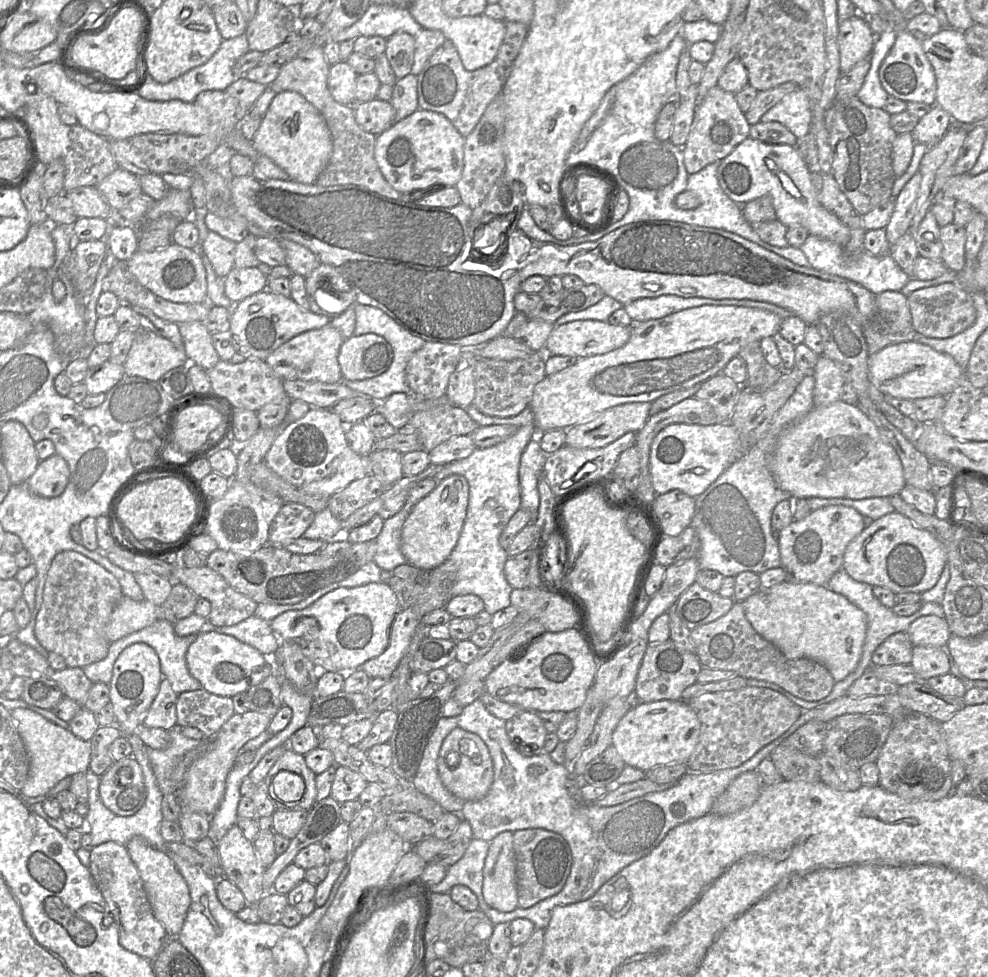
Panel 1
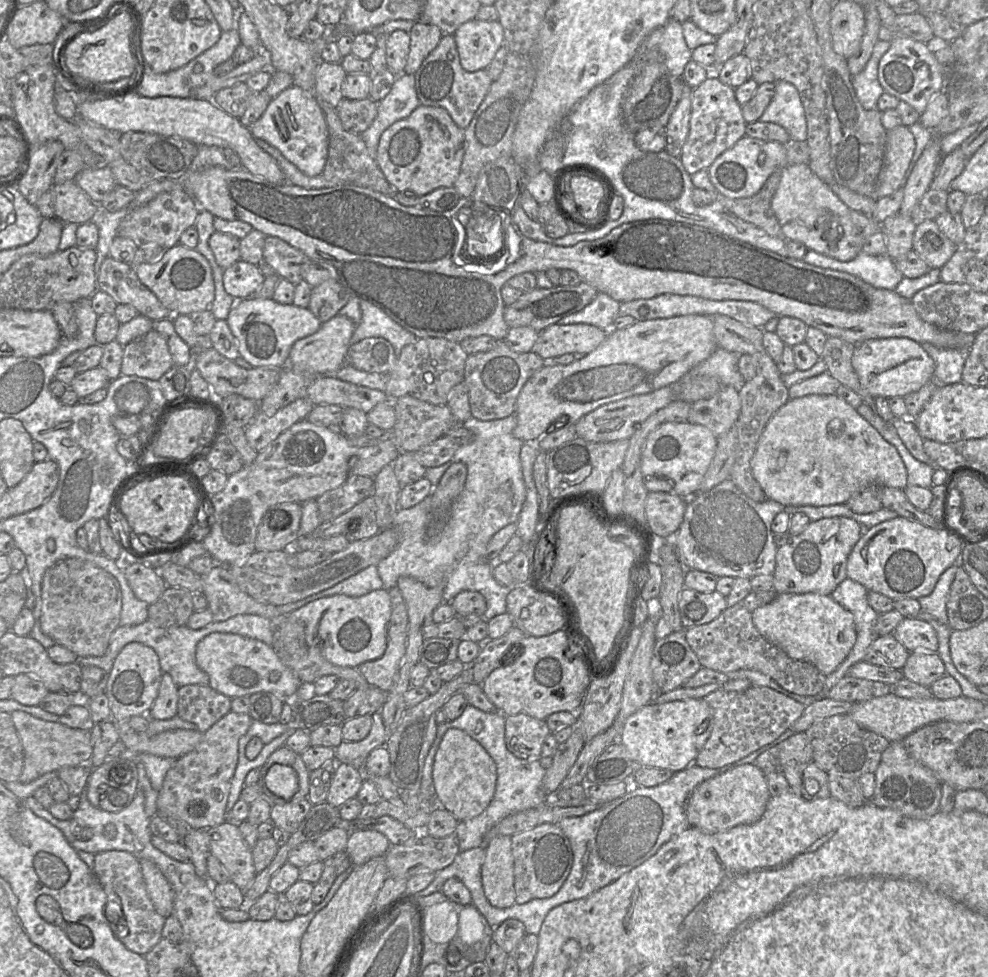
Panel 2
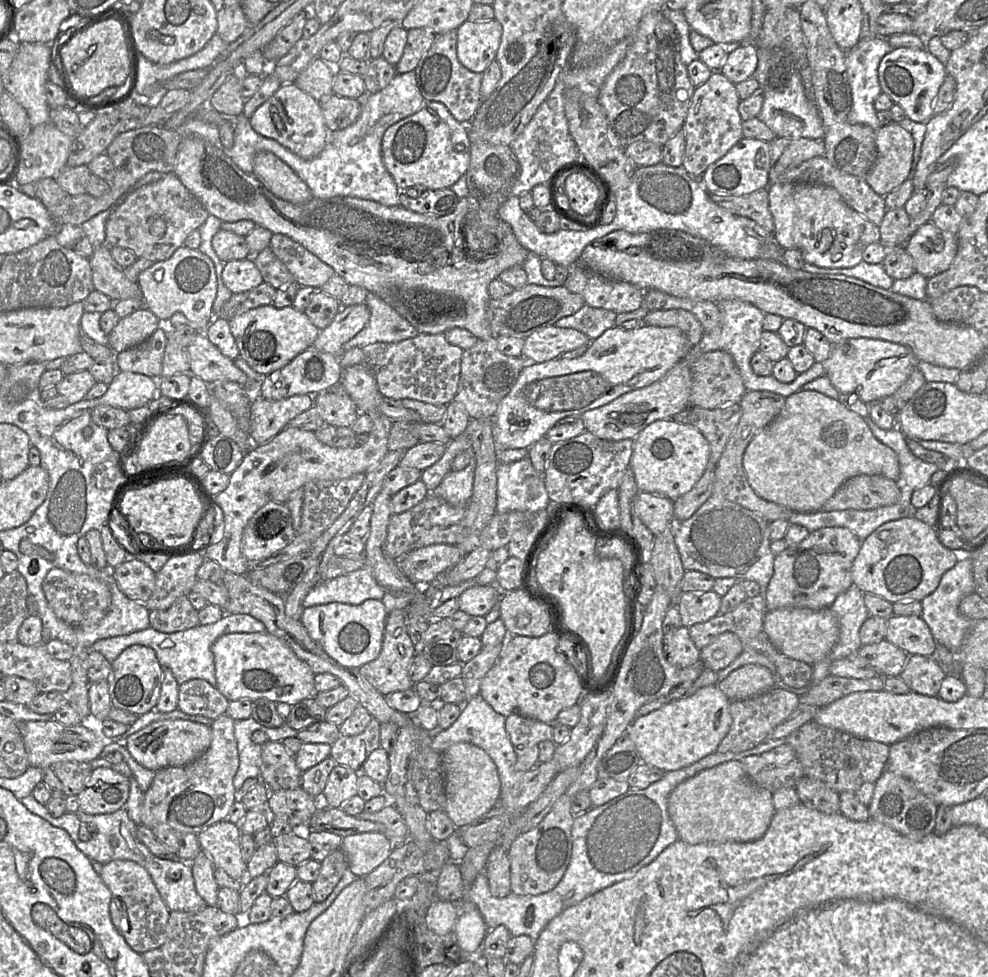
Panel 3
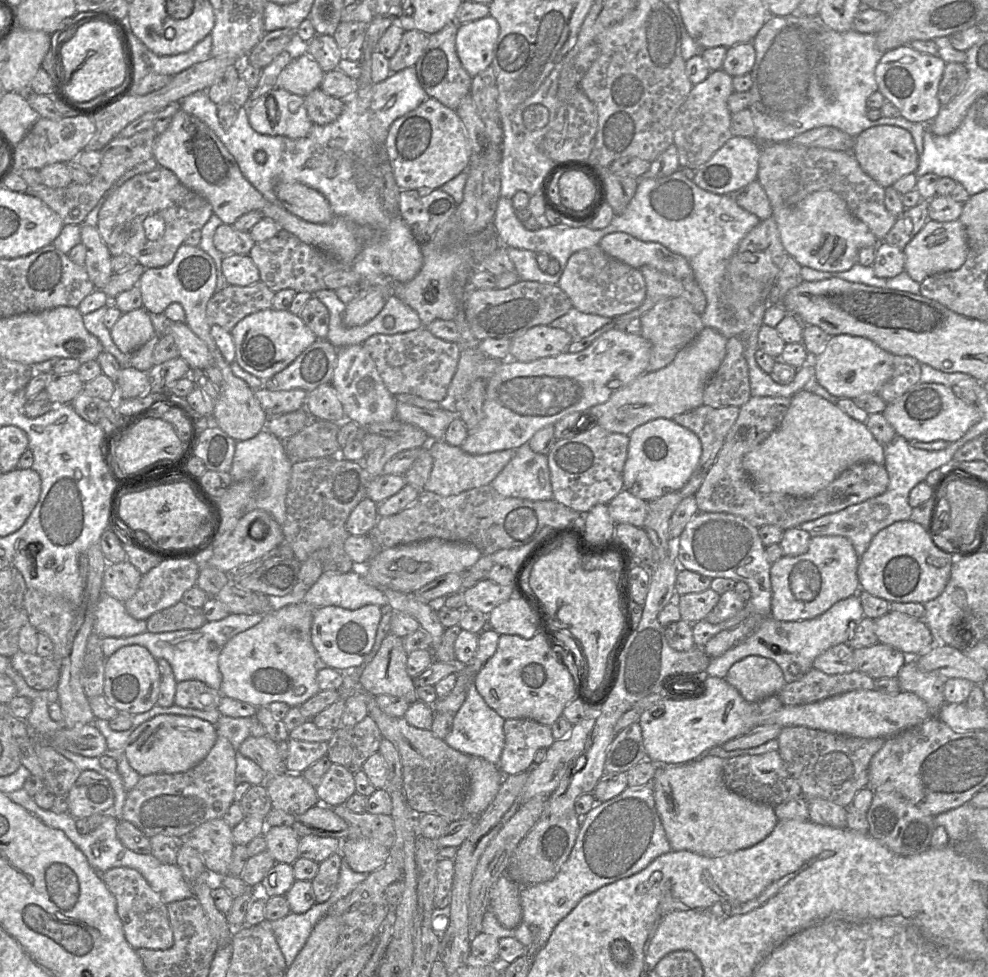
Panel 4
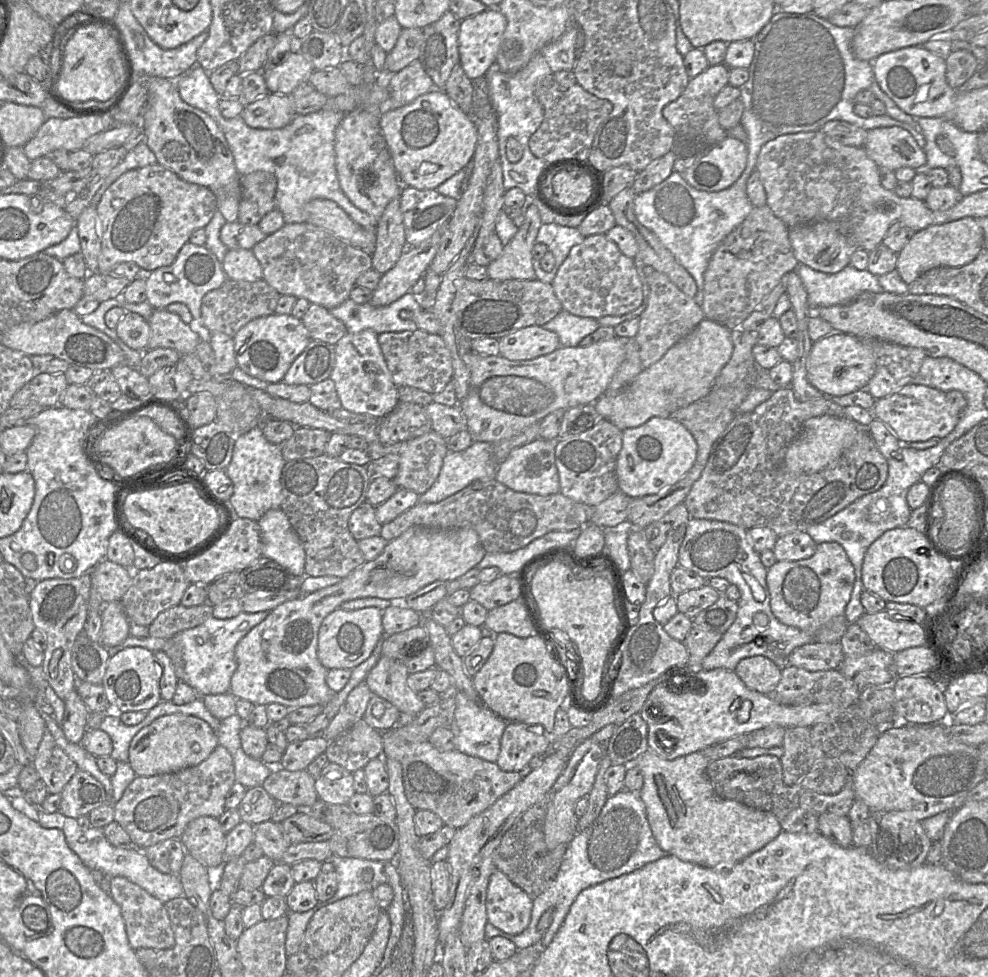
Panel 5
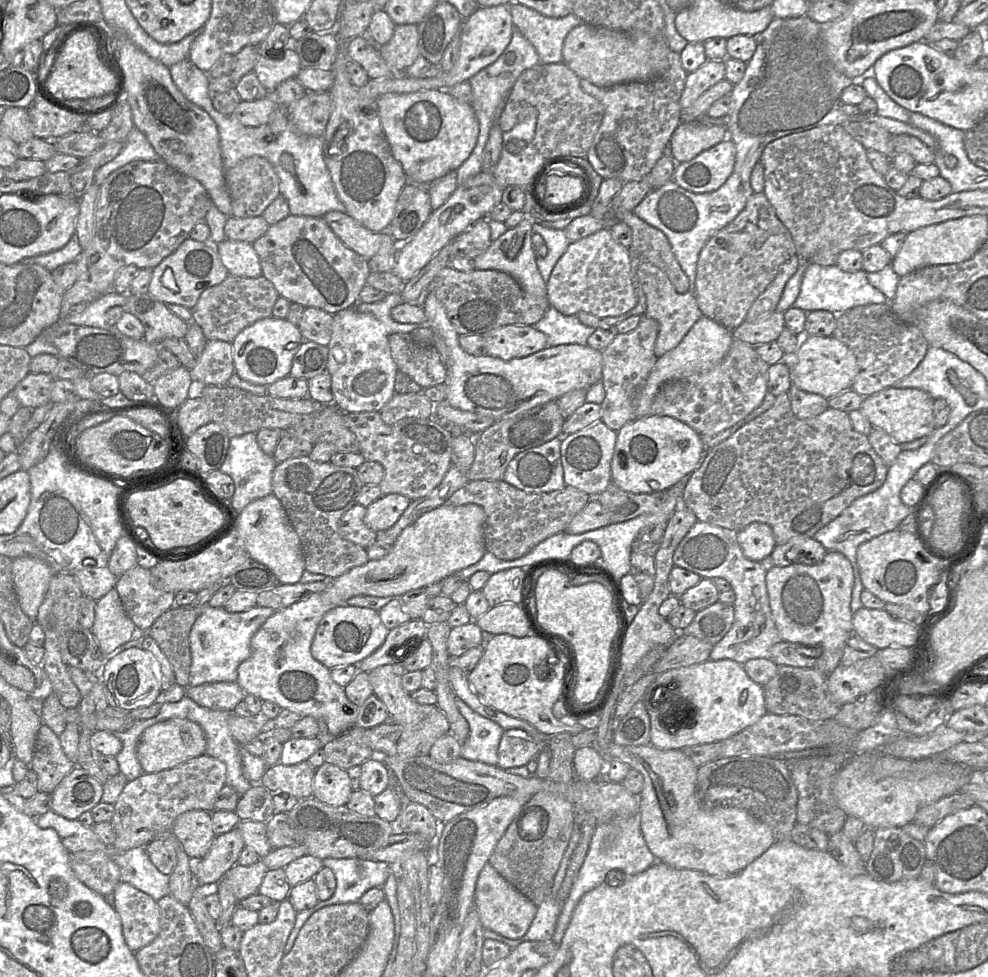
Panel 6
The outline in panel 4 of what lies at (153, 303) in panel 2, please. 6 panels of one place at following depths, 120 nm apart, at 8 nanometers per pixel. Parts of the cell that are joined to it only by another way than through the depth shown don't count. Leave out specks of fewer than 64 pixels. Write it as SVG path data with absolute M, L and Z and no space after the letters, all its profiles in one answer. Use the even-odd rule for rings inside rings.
M80 225L81 243L86 247L85 269L95 289L101 290L114 274L112 255L97 227Z

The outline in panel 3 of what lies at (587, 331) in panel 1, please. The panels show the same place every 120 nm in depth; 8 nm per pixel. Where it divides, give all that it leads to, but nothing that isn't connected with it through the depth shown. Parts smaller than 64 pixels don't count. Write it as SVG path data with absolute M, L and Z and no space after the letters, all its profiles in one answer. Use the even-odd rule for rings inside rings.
M555 325L542 328L524 339L522 357L527 362L543 363L559 358L563 353L579 348L591 341L582 332L573 328Z

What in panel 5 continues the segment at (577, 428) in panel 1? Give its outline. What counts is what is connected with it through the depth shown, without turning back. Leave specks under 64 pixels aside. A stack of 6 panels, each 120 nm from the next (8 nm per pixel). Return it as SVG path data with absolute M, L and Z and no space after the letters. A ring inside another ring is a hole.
M705 318L622 391L612 396L602 395L594 402L594 408L600 419L608 420L621 431L639 427L653 417L669 418L676 410L709 394L732 351L731 330Z

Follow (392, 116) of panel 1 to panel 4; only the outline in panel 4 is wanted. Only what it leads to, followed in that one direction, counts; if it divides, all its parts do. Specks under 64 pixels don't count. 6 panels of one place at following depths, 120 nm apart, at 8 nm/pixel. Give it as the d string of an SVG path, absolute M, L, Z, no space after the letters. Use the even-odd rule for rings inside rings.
M316 88L304 97L304 104L313 124L327 125L341 115L345 100L330 96Z

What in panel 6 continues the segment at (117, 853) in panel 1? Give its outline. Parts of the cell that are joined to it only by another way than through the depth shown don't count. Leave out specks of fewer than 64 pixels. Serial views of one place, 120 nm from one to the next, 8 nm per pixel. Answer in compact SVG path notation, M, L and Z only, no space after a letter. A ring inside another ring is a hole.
M119 882L114 891L114 910L118 913L125 942L133 952L150 944L160 932L160 909L148 894Z

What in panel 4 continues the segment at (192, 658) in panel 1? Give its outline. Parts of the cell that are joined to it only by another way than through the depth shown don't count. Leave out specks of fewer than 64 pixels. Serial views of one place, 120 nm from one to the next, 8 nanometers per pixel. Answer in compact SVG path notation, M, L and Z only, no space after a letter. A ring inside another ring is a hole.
M305 602L283 606L265 614L257 625L232 637L223 647L218 658L222 674L222 695L244 701L255 707L268 706L272 702L284 702L290 707L300 707L317 694L317 672L320 661L311 638L313 612L316 608Z

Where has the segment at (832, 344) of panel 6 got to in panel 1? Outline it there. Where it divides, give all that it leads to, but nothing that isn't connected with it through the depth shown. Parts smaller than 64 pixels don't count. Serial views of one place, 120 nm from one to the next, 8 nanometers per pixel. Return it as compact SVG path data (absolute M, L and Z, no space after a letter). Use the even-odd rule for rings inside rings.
M915 340L888 345L869 355L868 374L870 383L884 395L911 401L933 396L947 397L960 385L967 385L966 372L952 356Z

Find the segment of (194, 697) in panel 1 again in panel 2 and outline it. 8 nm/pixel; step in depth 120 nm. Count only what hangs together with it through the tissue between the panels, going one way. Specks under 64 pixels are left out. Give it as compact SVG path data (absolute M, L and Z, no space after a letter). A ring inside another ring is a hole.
M189 684L178 689L177 715L206 732L231 711L232 698L217 692L210 685Z

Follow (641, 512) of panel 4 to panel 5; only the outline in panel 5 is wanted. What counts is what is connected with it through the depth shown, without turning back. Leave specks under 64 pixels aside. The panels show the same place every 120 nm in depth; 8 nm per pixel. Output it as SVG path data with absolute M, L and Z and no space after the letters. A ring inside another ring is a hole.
M618 490L597 506L590 508L589 523L601 528L614 528L625 523L630 499Z

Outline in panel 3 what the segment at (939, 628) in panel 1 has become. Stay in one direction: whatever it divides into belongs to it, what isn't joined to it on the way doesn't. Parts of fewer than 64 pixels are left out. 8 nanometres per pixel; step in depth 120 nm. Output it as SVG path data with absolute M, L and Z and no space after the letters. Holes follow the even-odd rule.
M896 616L887 619L885 639L908 655L933 656L937 647L928 625L920 616Z

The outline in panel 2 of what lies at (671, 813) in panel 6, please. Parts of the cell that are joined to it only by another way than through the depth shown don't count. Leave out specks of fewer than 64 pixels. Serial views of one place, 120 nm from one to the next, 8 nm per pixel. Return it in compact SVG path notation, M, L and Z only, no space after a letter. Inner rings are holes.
M754 764L740 765L698 785L687 800L686 814L690 827L707 833L722 832L757 822L770 797L765 774Z

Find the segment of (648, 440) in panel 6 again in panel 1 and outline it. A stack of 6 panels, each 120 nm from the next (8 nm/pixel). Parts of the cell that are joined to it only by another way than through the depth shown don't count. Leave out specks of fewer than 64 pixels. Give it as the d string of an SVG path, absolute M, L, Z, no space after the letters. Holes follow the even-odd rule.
M730 422L714 425L673 423L654 438L650 449L650 474L656 495L681 490L696 498L742 457L739 432Z

